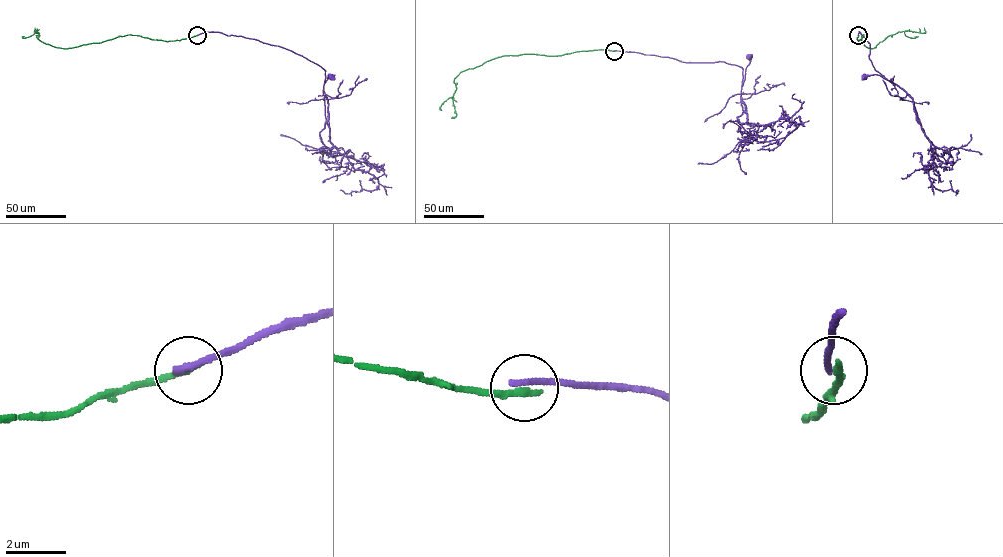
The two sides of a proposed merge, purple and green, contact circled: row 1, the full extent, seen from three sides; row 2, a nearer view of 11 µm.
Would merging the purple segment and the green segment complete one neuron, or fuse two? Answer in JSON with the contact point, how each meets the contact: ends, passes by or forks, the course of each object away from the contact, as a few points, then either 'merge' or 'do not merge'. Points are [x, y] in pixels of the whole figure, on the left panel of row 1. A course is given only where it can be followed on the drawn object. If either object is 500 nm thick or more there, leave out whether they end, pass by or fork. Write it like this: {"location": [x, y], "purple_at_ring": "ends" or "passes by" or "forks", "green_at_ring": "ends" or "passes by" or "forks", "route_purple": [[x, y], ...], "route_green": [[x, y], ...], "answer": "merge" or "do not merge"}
{"location": [197, 35], "purple_at_ring": "ends", "green_at_ring": "ends", "route_purple": [[197, 35], [217, 32], [277, 45], [318, 64], [325, 71], [324, 83], [328, 74], [331, 76]], "route_green": [[197, 35], [166, 41], [127, 35], [64, 48], [39, 40], [35, 28]], "answer": "do not merge"}

